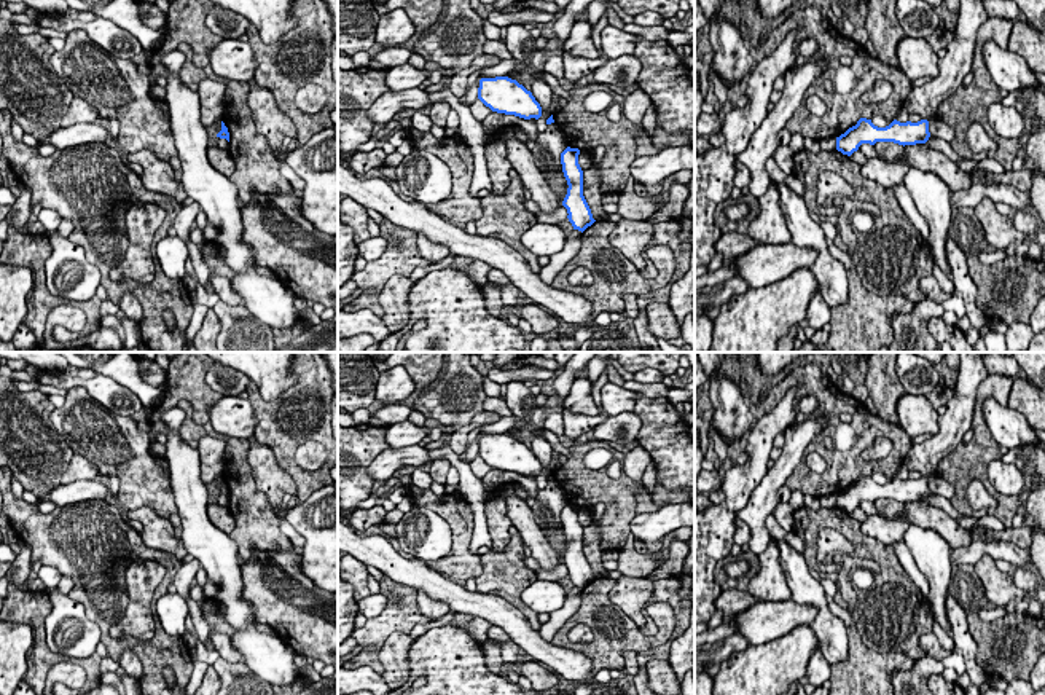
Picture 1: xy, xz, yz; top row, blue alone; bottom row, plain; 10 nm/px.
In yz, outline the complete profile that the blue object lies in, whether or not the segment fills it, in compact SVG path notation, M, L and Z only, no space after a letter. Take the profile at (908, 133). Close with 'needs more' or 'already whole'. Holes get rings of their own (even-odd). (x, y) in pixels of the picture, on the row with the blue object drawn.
M860 118L855 126L836 137L836 150L851 156L862 143L875 145L876 142L894 142L898 145L926 143L930 137L929 121L900 123L894 120L886 128L878 128L871 120Z; already whole

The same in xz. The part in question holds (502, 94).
M508 77L481 78L478 99L492 112L524 120L542 116L542 107L530 91Z; already whole

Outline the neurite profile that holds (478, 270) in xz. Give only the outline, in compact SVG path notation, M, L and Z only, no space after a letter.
M473 260L473 263L467 269L467 276L475 282L475 285L484 285L486 276L491 266L481 260Z

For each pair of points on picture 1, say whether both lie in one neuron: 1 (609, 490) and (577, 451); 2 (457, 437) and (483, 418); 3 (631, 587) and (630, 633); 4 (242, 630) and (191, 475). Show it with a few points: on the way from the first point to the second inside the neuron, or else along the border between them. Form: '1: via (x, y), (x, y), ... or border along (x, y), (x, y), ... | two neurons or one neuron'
1: via (598, 486), (577, 463) | one neuron
2: via (464, 432), (477, 421) | one neuron
3: border along (615, 582), (609, 598), (639, 628) | two neurons
4: via (230, 592), (220, 558), (198, 534), (193, 514) | one neuron

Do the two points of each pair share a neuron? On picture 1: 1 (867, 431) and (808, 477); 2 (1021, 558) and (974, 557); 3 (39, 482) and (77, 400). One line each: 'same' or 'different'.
1: same
2: same
3: different

